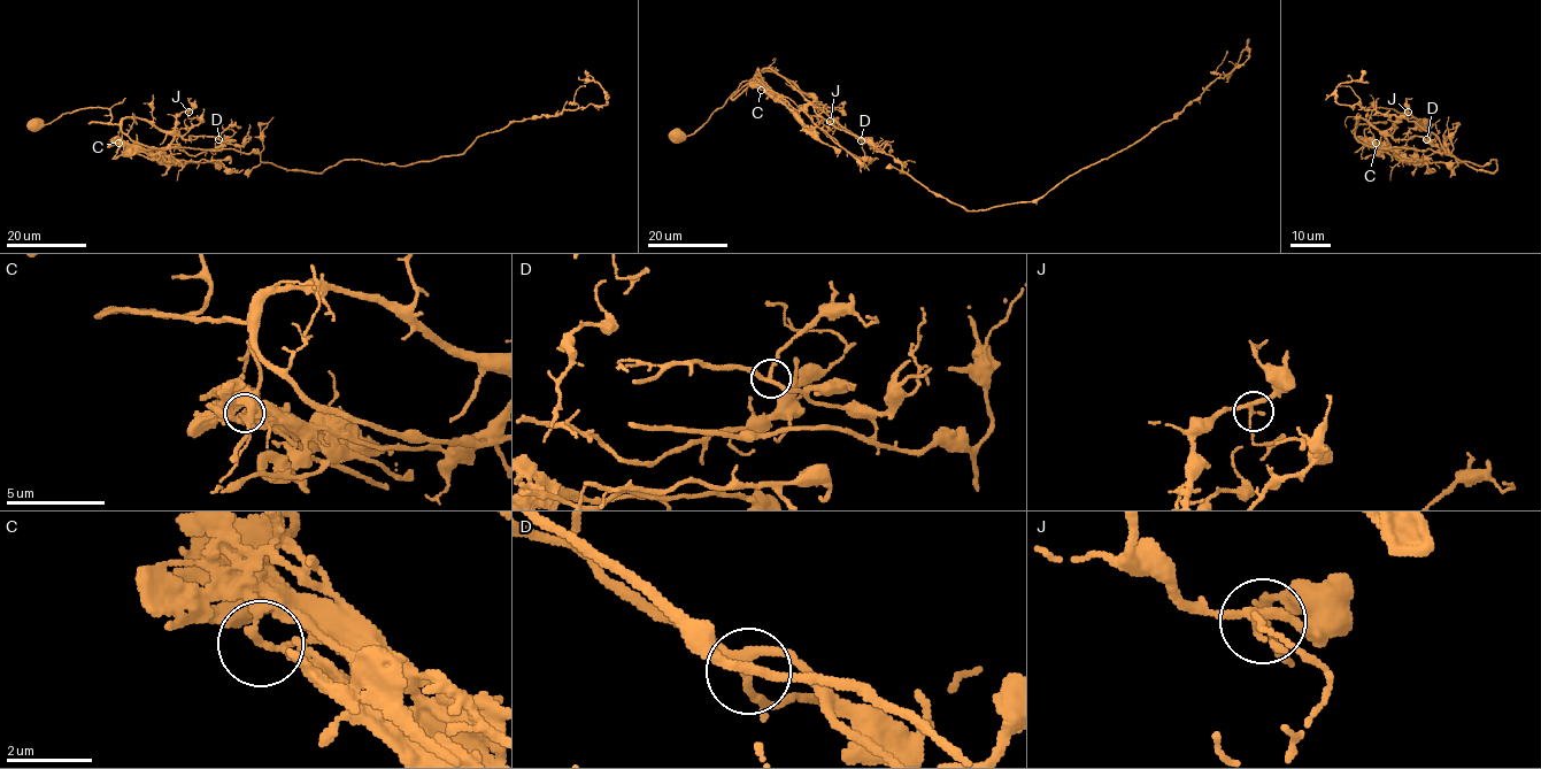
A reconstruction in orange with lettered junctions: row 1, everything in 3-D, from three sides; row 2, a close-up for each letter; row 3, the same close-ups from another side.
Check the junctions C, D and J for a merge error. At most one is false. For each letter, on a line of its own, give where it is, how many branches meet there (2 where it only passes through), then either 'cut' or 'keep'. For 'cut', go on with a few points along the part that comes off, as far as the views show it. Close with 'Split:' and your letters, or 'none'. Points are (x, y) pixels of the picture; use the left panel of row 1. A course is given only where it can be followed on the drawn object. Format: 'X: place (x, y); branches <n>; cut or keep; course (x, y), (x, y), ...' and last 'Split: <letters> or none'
C: place (118, 143); branches 2; cut; course (118, 143), (141, 146), (160, 160), (197, 162), (197, 169)
D: place (218, 139); branches 3; keep
J: place (189, 112); branches 3; keep
Split: C

